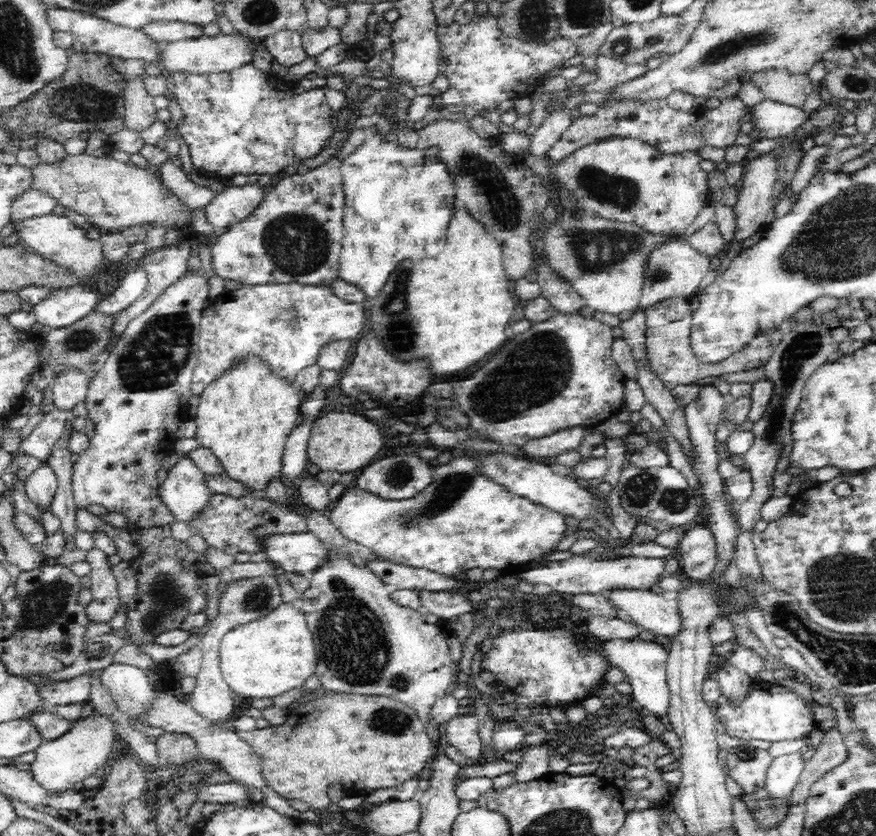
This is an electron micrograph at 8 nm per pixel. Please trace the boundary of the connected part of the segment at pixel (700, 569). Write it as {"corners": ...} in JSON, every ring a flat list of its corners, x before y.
{"corners":[[702,521,682,529,682,538,675,550,682,558,681,573,689,579,712,574,716,544,712,531]]}

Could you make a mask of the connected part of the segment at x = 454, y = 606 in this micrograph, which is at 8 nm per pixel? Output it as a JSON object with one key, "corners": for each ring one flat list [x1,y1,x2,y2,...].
{"corners":[[418,592,421,605,428,610,429,618,432,620,449,620,452,616,473,612,473,604,460,592]]}

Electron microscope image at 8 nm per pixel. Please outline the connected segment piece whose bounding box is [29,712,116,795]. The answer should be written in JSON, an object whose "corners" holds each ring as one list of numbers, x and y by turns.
{"corners":[[103,714,90,718,79,718,72,730,56,740,44,742,35,750,36,760,30,763,29,773,48,795,59,795,74,788,76,782,85,781,96,773,98,768,106,767,110,750,114,746,115,731,112,721]]}

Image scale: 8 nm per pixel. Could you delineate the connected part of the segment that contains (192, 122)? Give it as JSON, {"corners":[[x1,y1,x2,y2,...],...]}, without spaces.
{"corners":[[246,64,244,68,238,68,234,72,218,72,218,73,187,73,182,71,168,71,166,76,166,88,169,92,169,97,174,98,183,112,182,124,177,125,173,136,180,136,184,144,188,146,189,154,191,156,192,165,195,171,200,171,208,178,232,178,236,174,259,174,259,176,270,176,272,179,277,179,283,173,295,168,298,164,302,164,304,160,308,158,314,158,314,156,320,154,324,148,328,148,330,140,332,140,332,134,334,134,336,128,336,114,326,101,324,88,312,87,312,89,298,95,294,92,290,94,278,94,280,86,278,84,278,77,273,76,271,73,262,74,256,69,256,64]]}

